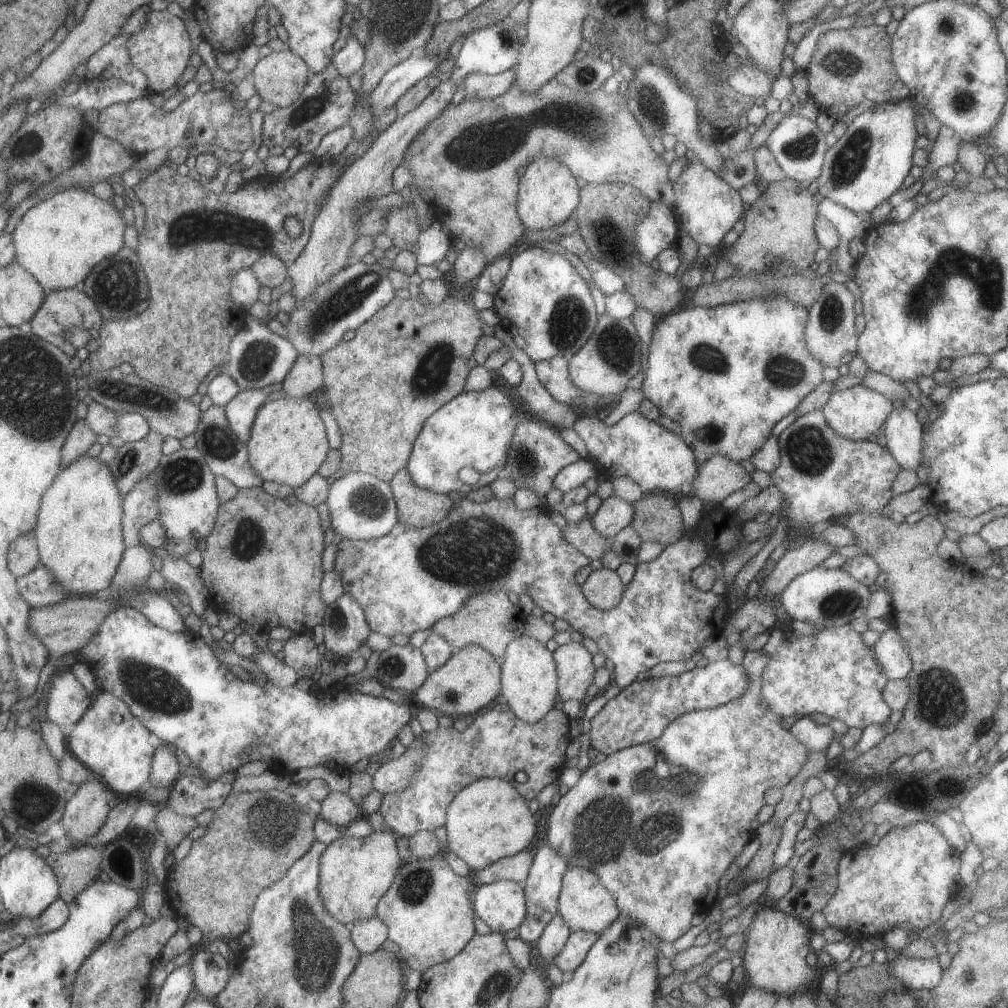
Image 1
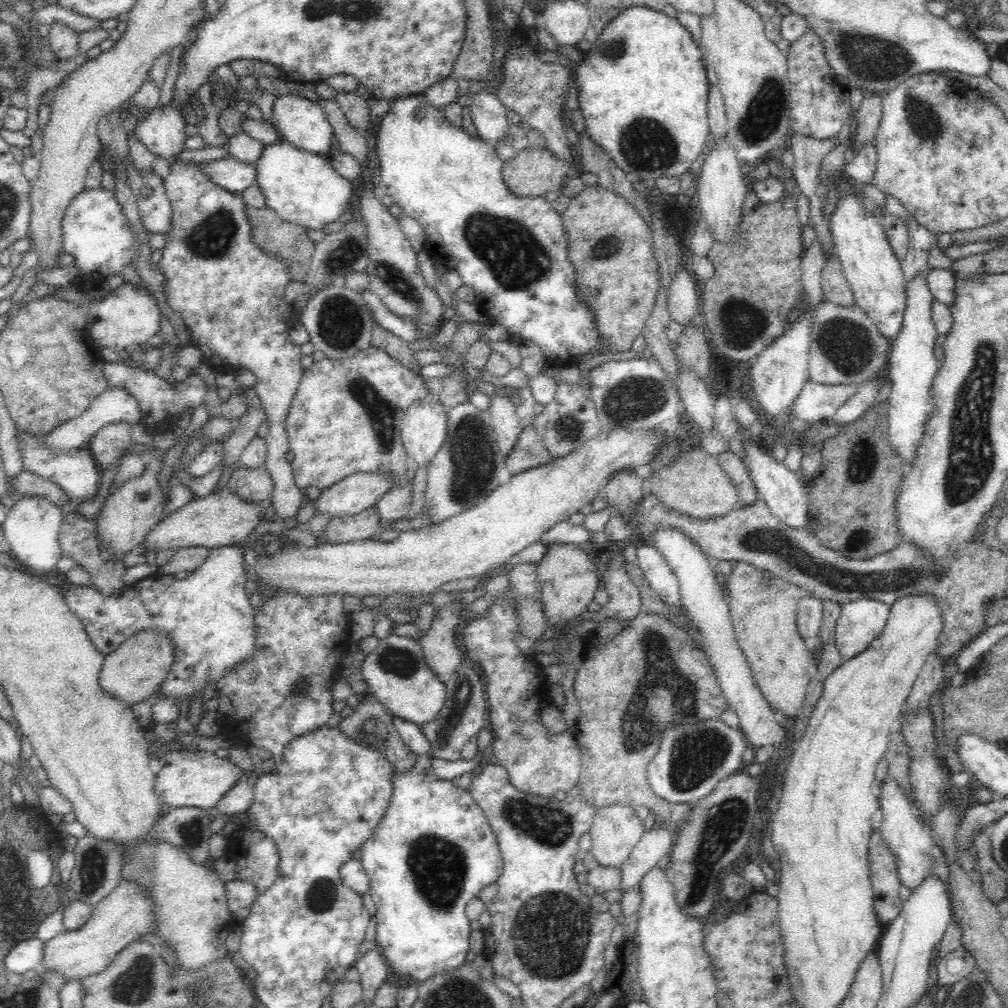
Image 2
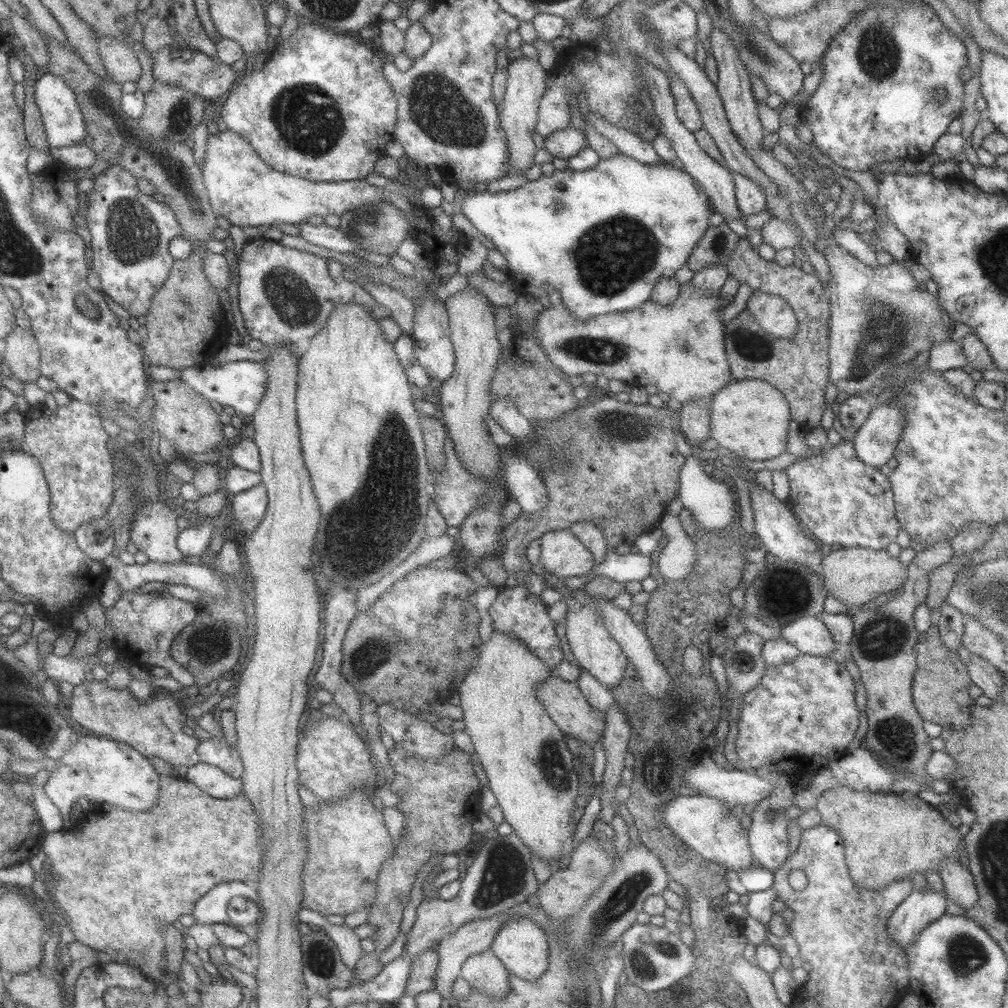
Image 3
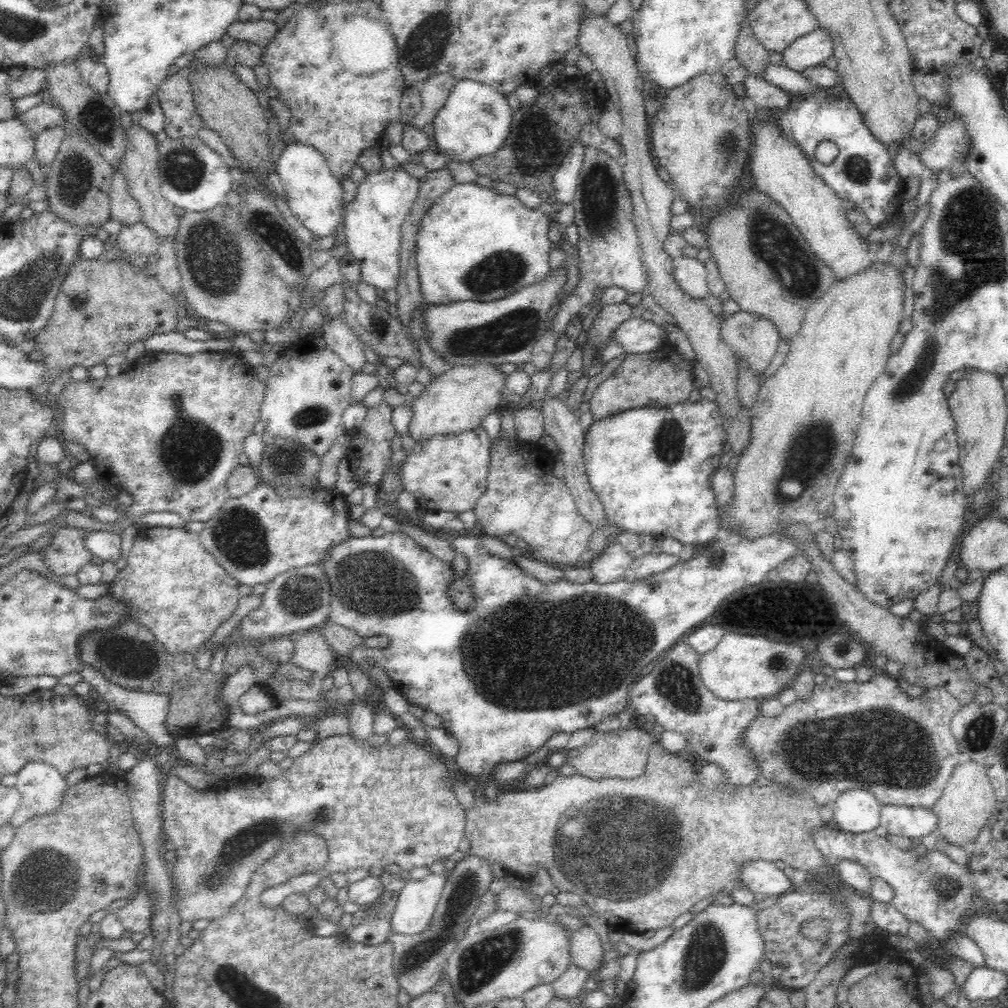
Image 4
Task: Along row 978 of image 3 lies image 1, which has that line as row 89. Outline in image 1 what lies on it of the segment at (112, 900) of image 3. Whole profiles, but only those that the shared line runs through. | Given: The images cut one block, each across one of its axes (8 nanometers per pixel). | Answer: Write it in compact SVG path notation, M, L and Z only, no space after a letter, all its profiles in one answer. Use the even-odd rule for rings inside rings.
M167 9L149 12L141 32L131 35L126 47L131 64L147 77L149 93L162 93L175 85L193 52L181 17L169 13Z

